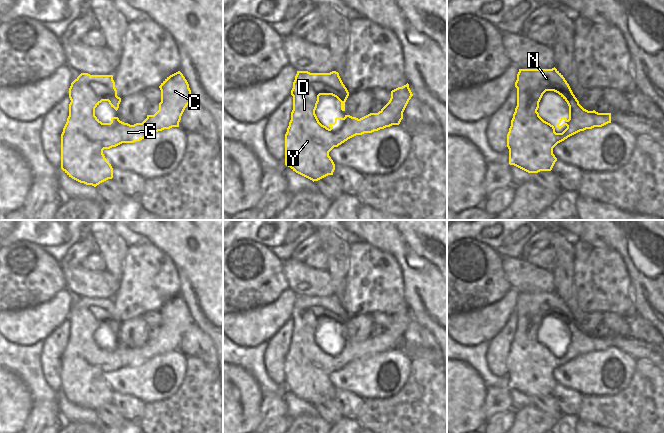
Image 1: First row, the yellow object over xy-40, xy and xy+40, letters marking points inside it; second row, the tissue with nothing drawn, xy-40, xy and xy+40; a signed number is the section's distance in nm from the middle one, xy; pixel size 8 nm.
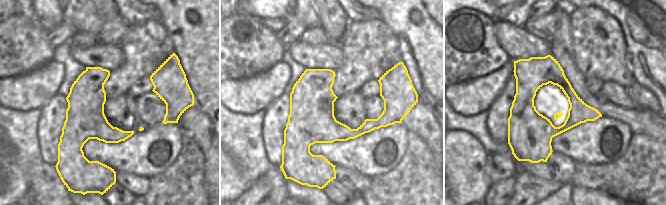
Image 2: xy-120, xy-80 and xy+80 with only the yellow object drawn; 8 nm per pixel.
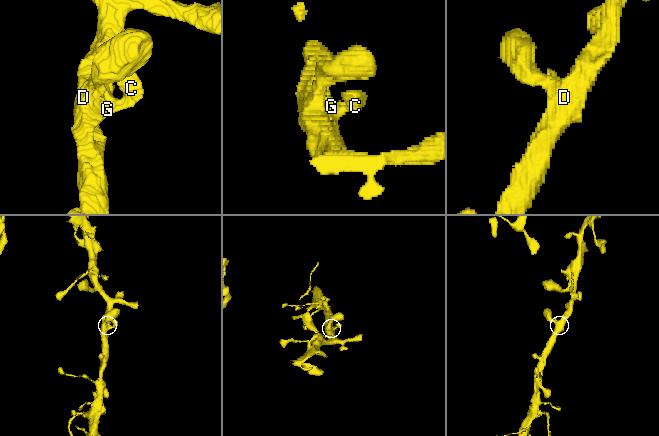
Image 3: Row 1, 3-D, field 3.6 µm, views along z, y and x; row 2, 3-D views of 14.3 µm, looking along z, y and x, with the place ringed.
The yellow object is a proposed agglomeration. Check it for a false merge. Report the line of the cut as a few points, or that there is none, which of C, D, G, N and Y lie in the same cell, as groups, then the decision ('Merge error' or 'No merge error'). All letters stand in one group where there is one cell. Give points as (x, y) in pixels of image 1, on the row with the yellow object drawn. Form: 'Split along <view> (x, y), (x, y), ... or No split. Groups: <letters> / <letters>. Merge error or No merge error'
No split. Groups: C D G N Y. No merge error

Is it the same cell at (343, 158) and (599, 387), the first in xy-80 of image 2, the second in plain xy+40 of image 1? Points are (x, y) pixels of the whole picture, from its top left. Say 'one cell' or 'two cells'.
one cell

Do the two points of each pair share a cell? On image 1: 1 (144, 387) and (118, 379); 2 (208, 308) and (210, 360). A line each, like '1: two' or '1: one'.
1: one
2: two

